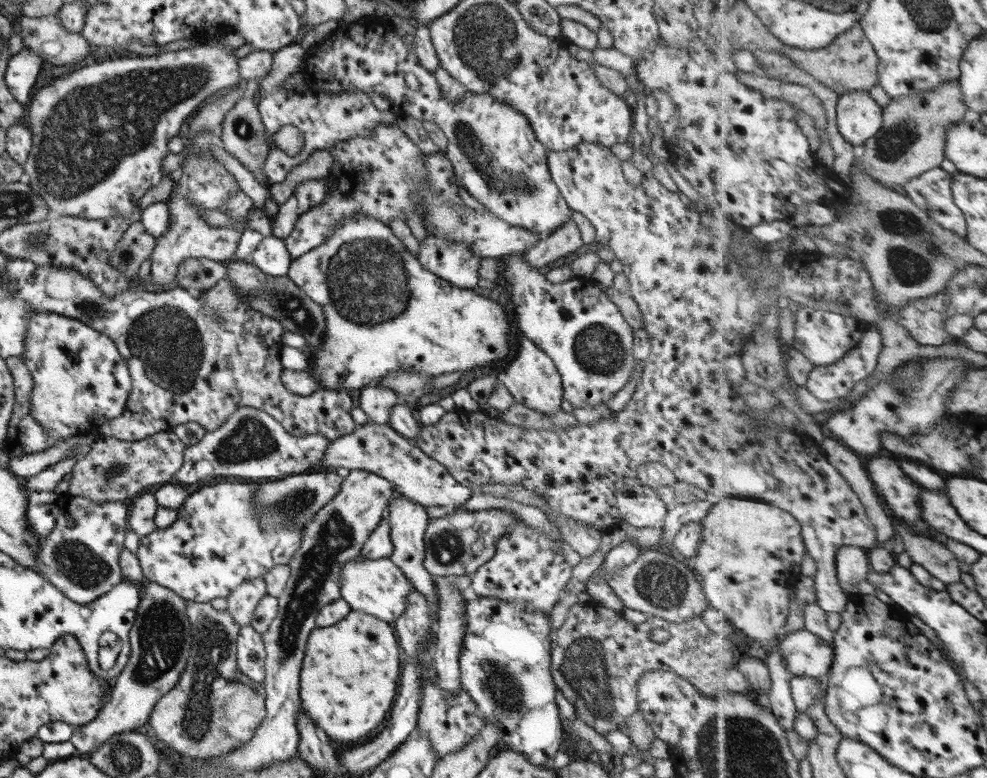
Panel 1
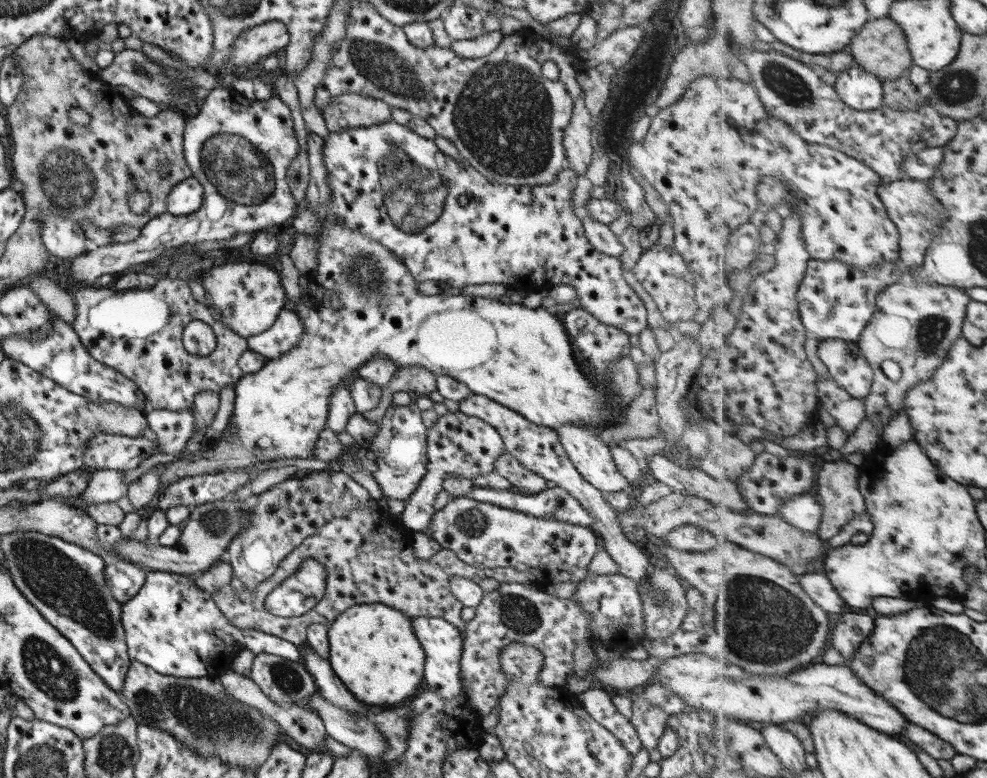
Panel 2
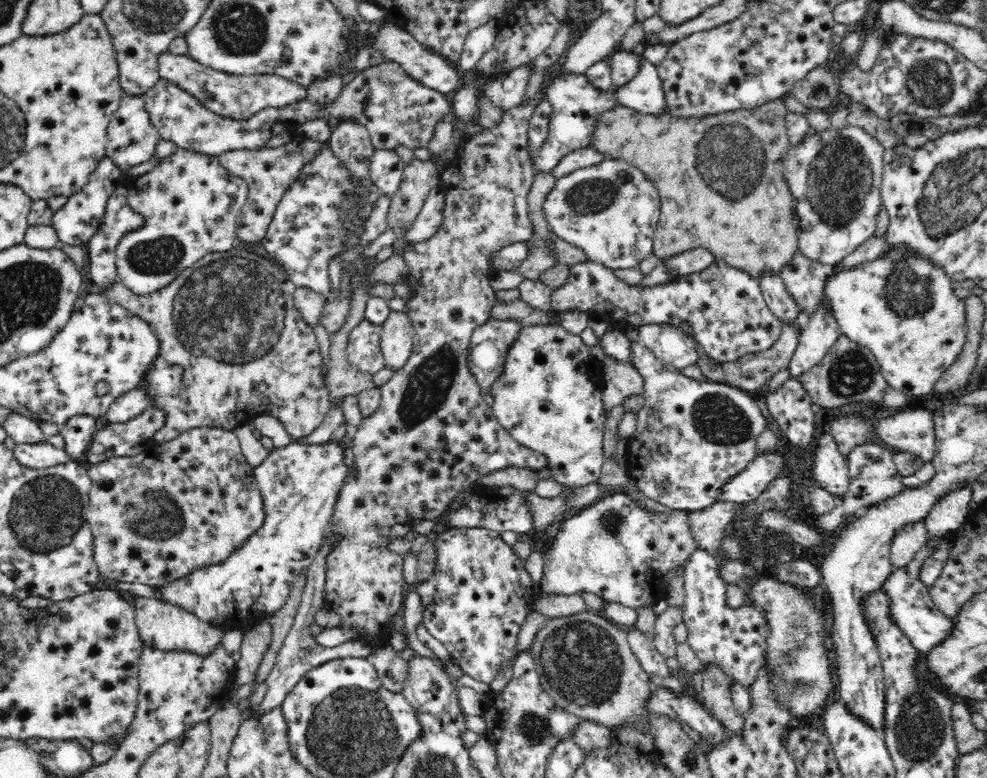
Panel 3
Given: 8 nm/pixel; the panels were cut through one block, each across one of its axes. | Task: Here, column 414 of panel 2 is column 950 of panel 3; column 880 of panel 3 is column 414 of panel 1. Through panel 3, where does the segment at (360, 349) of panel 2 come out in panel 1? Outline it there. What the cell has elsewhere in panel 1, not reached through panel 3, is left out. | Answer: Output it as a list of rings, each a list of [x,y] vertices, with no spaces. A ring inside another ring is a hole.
[[[355,215],[345,217],[325,239],[325,242],[318,244],[309,252],[294,258],[289,265],[286,276],[308,296],[315,304],[319,304],[324,316],[324,331],[318,349],[311,349],[308,346],[308,366],[306,369],[312,374],[319,389],[327,390],[360,390],[367,386],[372,386],[380,378],[397,372],[398,370],[409,370],[409,373],[420,372],[428,376],[439,376],[439,374],[449,374],[449,372],[465,372],[473,370],[479,366],[493,366],[495,362],[503,360],[509,354],[509,340],[511,340],[511,330],[509,330],[509,318],[497,301],[492,301],[489,297],[478,295],[472,290],[457,288],[437,278],[433,273],[425,270],[419,261],[408,250],[404,244],[390,231],[390,228],[380,220],[367,215]]]

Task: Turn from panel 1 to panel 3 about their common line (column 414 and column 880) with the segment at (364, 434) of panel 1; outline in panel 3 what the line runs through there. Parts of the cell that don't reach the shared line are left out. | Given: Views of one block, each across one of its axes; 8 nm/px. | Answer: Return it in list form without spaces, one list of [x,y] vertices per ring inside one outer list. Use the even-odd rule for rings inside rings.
[[[867,444],[854,447],[846,458],[850,485],[844,494],[843,501],[837,503],[832,512],[818,517],[813,528],[816,528],[824,536],[833,535],[838,531],[845,515],[854,515],[856,518],[862,517],[872,505],[884,502],[884,500],[892,500],[900,492],[903,492],[905,490],[902,483],[903,476],[898,473],[893,455],[894,451],[885,445]]]

